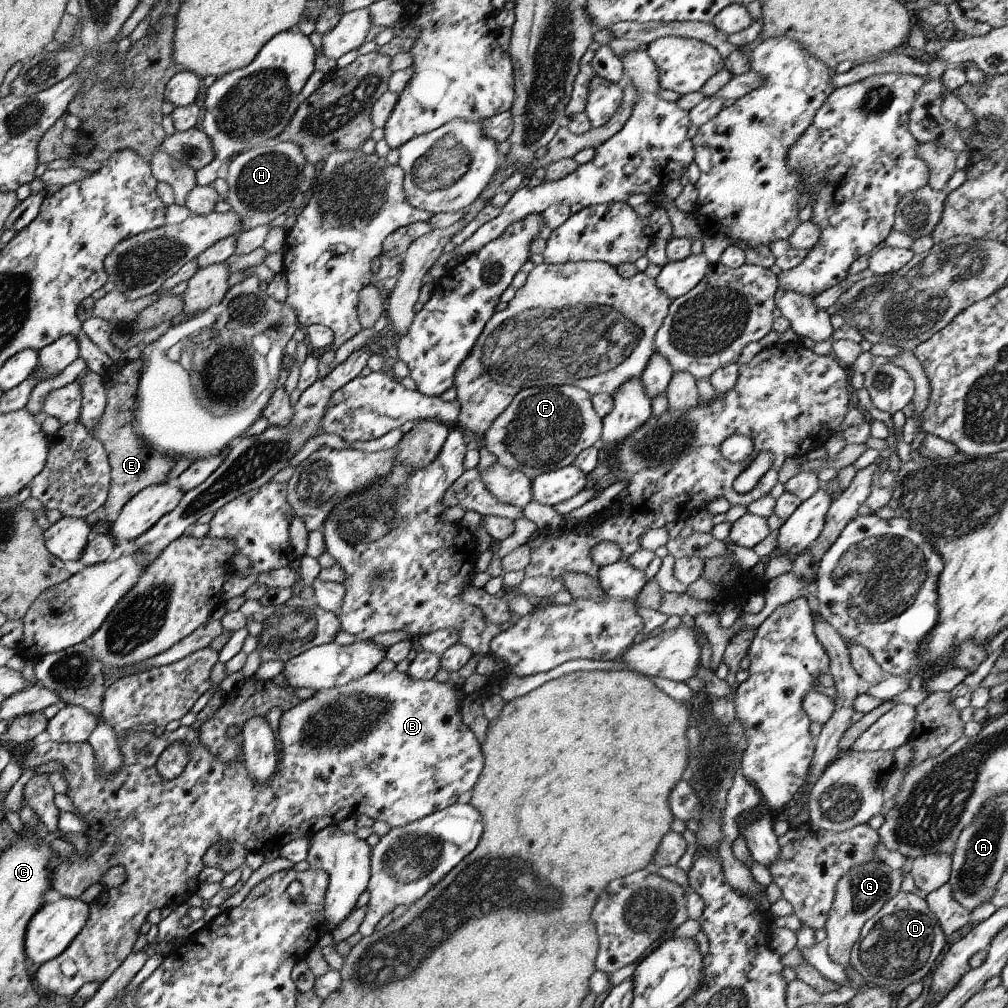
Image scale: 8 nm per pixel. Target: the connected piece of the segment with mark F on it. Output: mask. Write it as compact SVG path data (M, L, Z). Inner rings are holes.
M577 386L530 387L518 391L512 402L485 432L485 448L507 469L521 470L531 480L539 474L572 465L583 450L599 444L603 418L594 410L591 394Z

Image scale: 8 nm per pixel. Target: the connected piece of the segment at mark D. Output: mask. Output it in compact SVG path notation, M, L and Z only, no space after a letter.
M900 891L884 904L879 913L864 923L859 939L852 947L849 964L869 985L887 988L896 996L909 984L920 982L924 976L931 974L944 945L945 935L925 899Z

